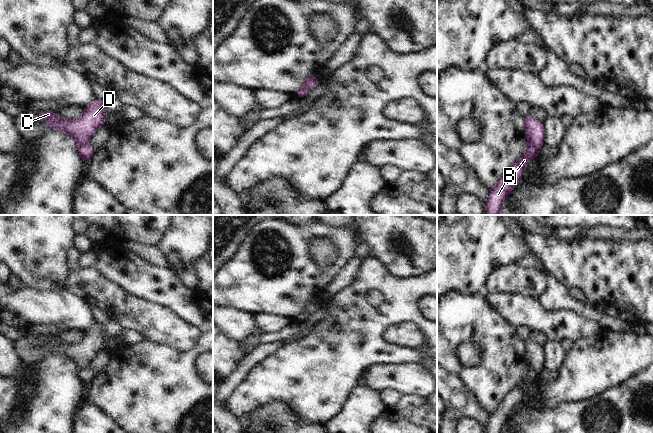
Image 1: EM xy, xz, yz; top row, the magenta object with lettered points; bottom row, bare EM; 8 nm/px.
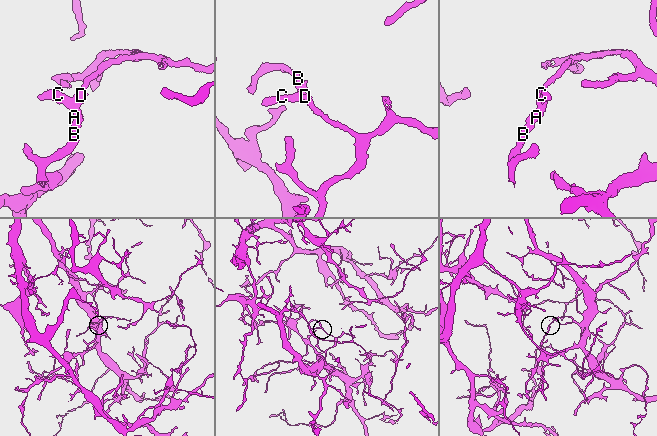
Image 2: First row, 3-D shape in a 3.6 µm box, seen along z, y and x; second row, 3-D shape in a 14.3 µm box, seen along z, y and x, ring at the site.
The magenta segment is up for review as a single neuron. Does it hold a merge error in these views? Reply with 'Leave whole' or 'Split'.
Split

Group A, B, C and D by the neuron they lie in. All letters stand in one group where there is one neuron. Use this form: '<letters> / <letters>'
A B / C D

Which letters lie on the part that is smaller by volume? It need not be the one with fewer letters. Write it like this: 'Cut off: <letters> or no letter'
Cut off: A, B

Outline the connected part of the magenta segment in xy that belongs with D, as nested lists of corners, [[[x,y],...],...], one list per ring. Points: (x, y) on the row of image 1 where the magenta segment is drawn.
[[[95,99],[84,108],[82,117],[76,120],[63,120],[55,114],[55,110],[46,110],[39,113],[44,115],[49,129],[61,130],[72,136],[80,147],[90,140],[100,126],[106,125],[104,120],[105,109],[106,101]]]

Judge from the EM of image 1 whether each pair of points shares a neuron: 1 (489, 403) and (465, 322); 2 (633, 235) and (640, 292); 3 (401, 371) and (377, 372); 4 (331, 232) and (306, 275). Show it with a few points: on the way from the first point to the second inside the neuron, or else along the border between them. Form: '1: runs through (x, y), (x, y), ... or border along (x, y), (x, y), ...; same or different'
1: runs through (490, 381), (490, 340), (487, 337); same
2: border along (642, 239), (626, 242), (610, 241); different
3: runs through (395, 371), (383, 372); same
4: runs through (316, 231), (313, 231), (302, 242), (302, 260); same

